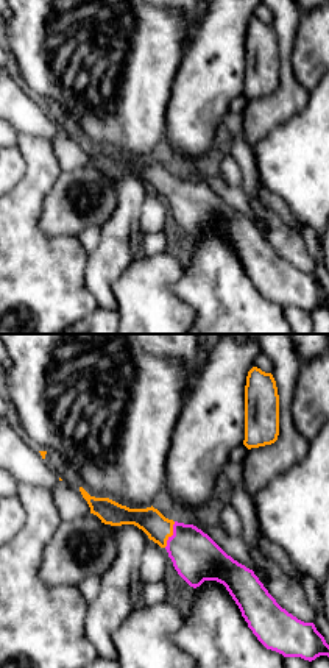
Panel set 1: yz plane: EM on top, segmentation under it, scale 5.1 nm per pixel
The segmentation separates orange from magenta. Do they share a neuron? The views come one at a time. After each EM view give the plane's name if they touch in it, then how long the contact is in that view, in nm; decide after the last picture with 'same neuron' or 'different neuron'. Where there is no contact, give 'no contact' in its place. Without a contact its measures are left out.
meets orange in yz; contact 150 nm long

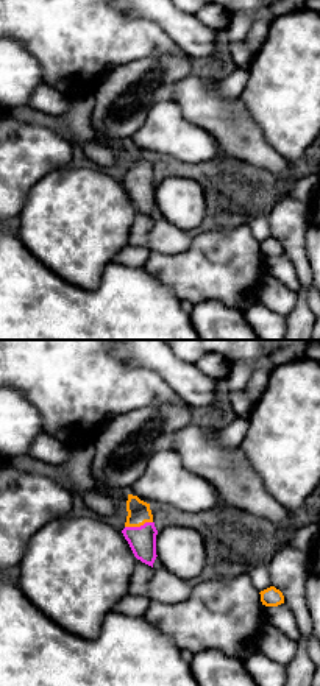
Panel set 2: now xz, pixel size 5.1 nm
meets orange in xz; contact 150 nm long

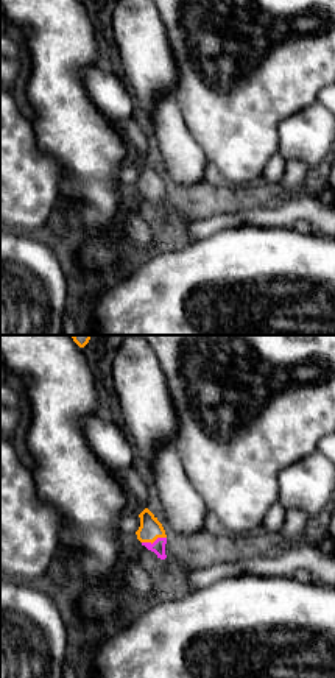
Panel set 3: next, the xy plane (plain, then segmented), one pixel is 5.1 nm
meets orange in xy; contact 130 nm long

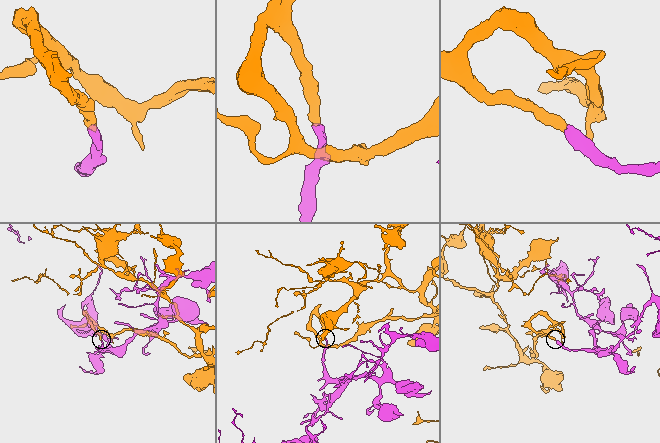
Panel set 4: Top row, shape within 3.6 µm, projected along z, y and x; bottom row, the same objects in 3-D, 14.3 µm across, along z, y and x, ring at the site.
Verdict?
same neuron

